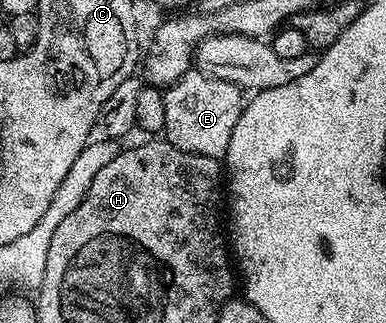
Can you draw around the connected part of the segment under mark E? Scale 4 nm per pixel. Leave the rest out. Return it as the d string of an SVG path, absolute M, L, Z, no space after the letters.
M188 70L177 83L164 91L163 97L165 139L177 146L177 150L222 161L229 150L229 138L233 138L233 126L237 126L237 118L241 118L243 113L244 89L207 72Z

